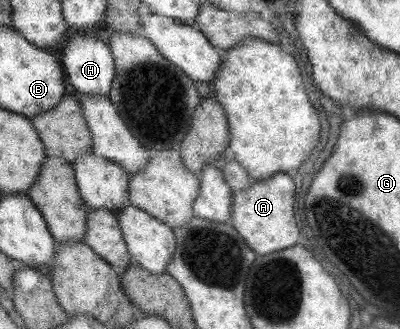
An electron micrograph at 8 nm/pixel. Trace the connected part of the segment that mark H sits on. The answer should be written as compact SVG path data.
M83 32L73 34L63 46L60 64L73 91L82 92L83 95L110 94L111 83L114 82L114 58L105 42Z

